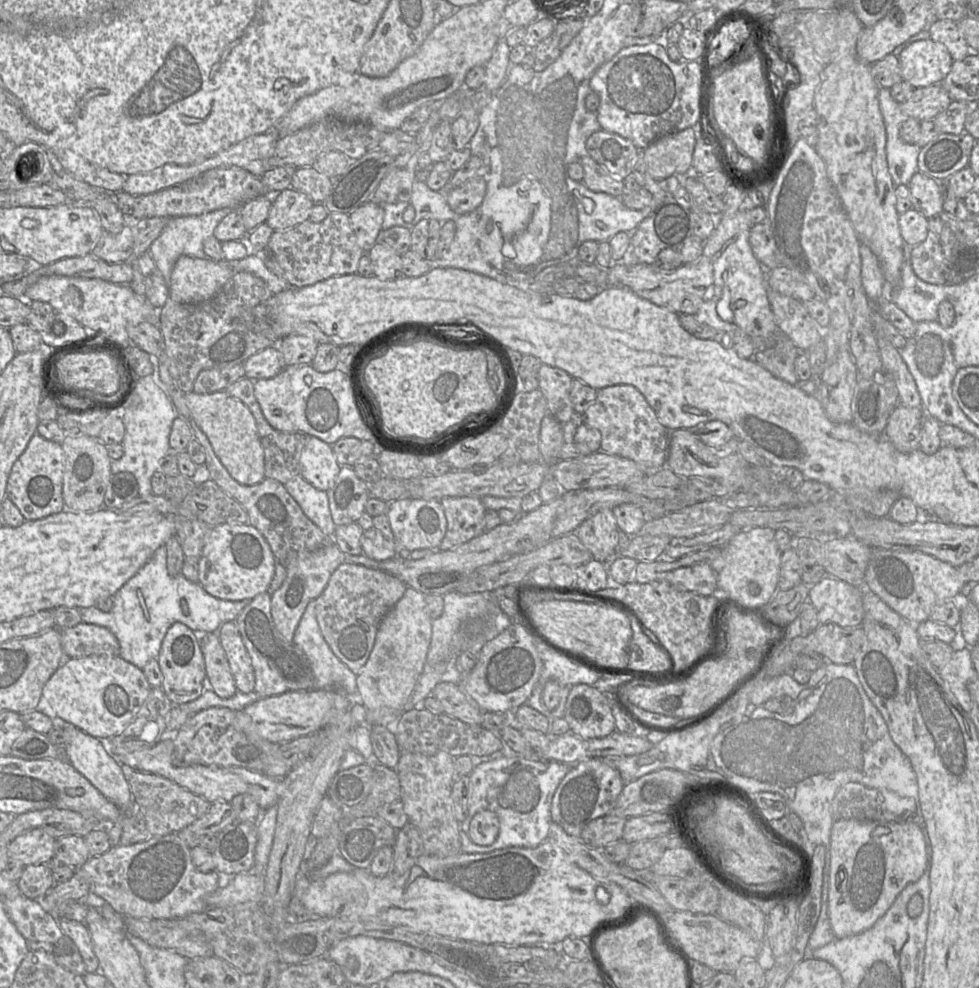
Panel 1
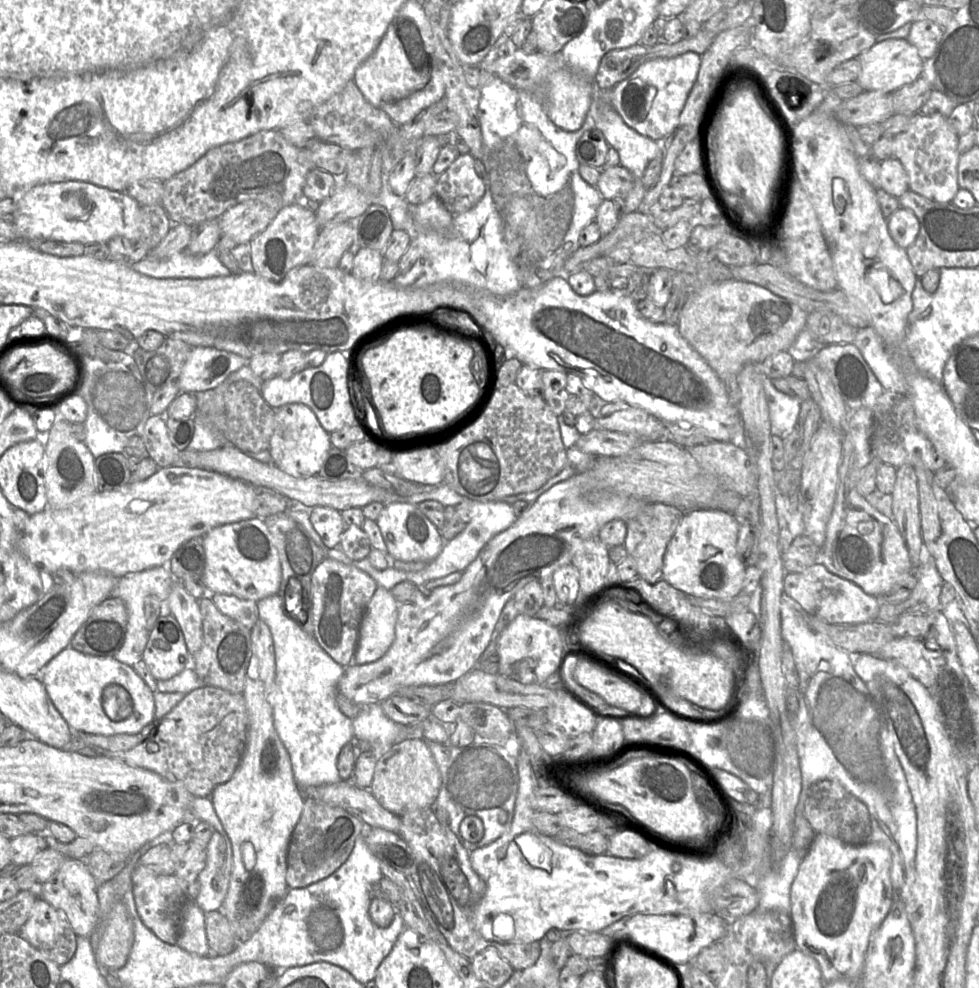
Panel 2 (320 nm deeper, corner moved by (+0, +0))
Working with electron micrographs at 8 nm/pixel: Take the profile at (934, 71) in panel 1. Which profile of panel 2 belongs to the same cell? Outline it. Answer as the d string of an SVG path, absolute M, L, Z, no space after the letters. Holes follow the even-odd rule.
M890 39L876 42L856 58L861 64L861 72L856 82L865 91L890 93L917 80L921 76L924 62L919 56L917 48L907 39Z

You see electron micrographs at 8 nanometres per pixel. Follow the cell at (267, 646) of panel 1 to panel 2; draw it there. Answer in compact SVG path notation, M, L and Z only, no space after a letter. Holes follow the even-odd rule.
M215 593L212 598L216 607L226 616L252 629L259 619L257 602L240 599L233 595Z

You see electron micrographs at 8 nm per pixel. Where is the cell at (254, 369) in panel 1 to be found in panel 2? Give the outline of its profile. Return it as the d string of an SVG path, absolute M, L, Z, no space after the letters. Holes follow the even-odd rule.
M202 346L192 347L177 379L180 392L198 393L214 389L226 380L230 374L247 365L248 360L226 350Z

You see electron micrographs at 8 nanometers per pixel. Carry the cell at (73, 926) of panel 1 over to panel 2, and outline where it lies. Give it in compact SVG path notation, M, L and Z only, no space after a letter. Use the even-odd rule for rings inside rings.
M39 897L32 907L29 919L18 933L29 944L40 950L46 957L59 966L69 962L76 951L77 935L64 913Z

